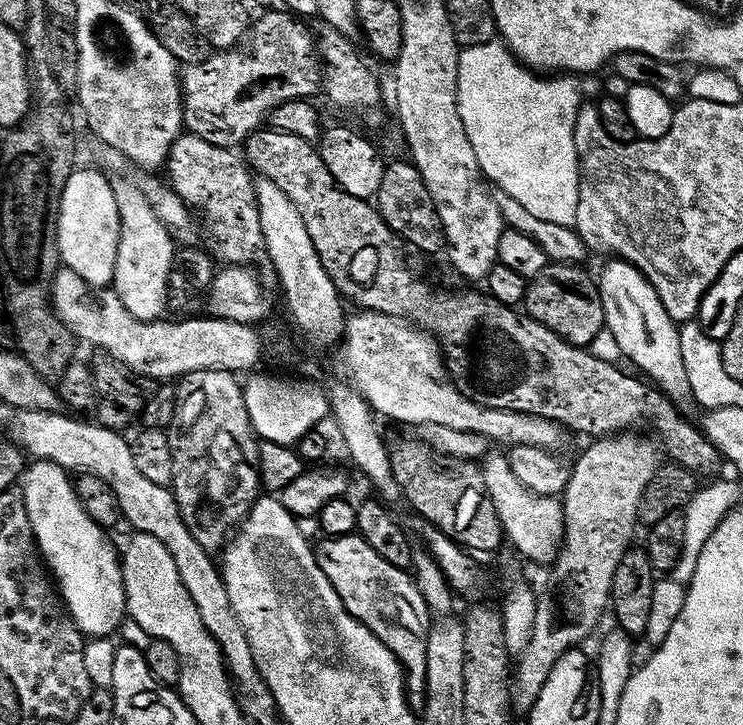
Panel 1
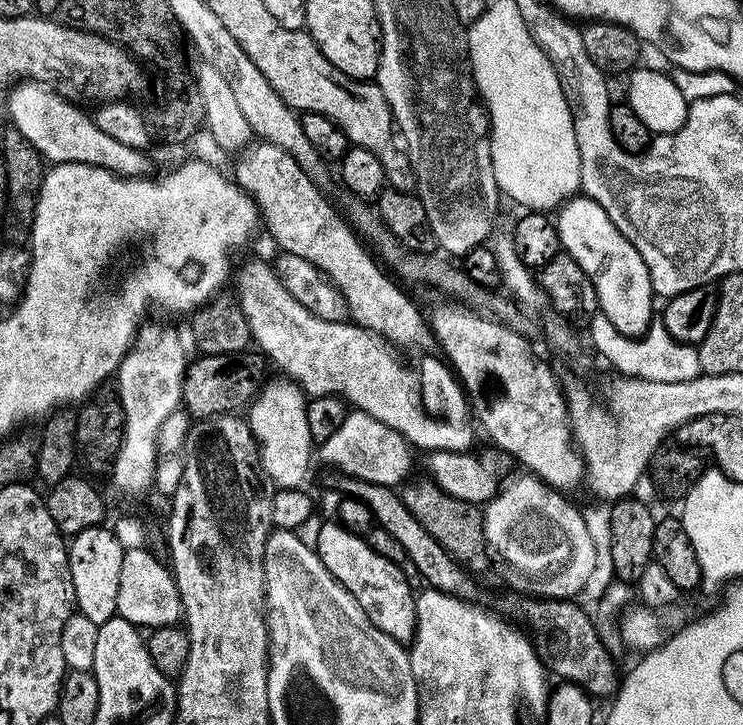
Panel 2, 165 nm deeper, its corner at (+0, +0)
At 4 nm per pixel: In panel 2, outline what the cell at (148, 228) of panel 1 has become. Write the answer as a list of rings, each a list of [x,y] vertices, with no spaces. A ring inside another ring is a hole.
[[[148,322],[137,332],[132,349],[114,373],[116,388],[120,391],[118,403],[124,414],[124,437],[116,451],[110,477],[124,496],[143,497],[153,487],[158,430],[162,430],[162,422],[181,407],[185,367],[184,344],[179,334],[172,328]]]

